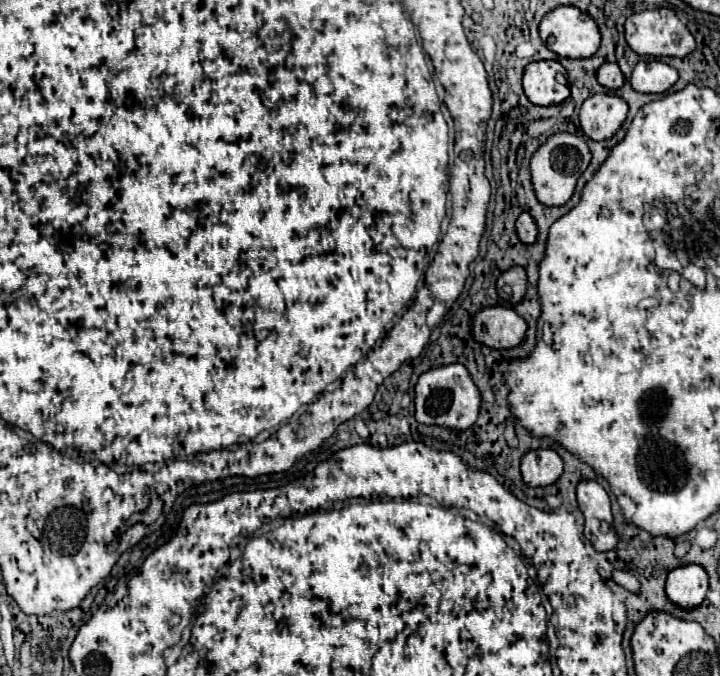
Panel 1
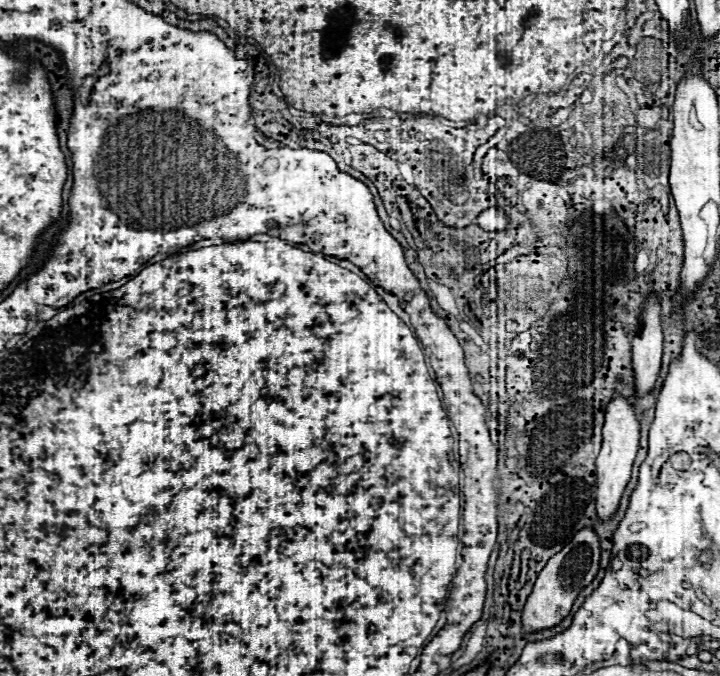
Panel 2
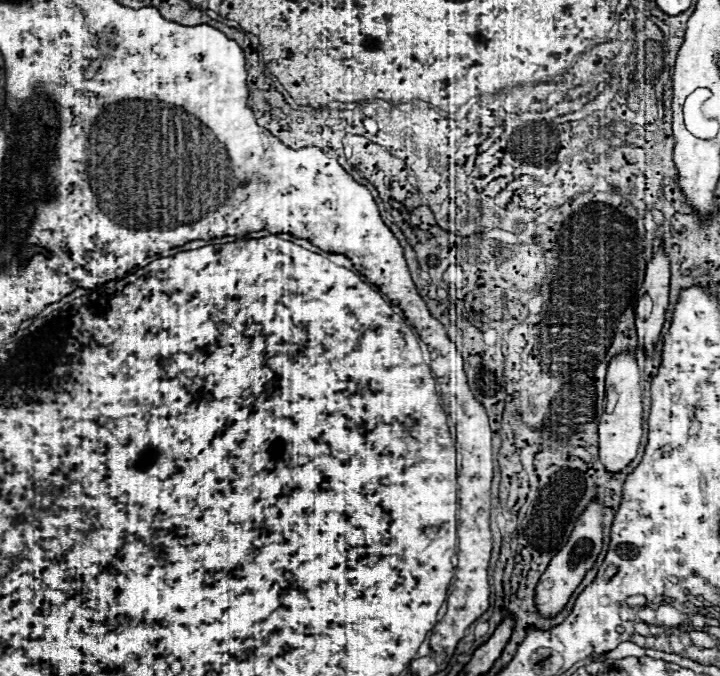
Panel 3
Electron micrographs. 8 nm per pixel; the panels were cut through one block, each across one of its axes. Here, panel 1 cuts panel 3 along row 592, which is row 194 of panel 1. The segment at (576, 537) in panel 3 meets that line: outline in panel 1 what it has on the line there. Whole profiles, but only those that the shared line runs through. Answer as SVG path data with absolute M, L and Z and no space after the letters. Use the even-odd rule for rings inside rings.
M560 132L560 134L548 136L546 142L534 152L534 156L530 160L530 176L532 176L532 186L534 186L536 198L546 206L566 204L574 194L578 176L590 164L590 158L592 156L590 156L588 144L582 136L574 136L570 132Z

